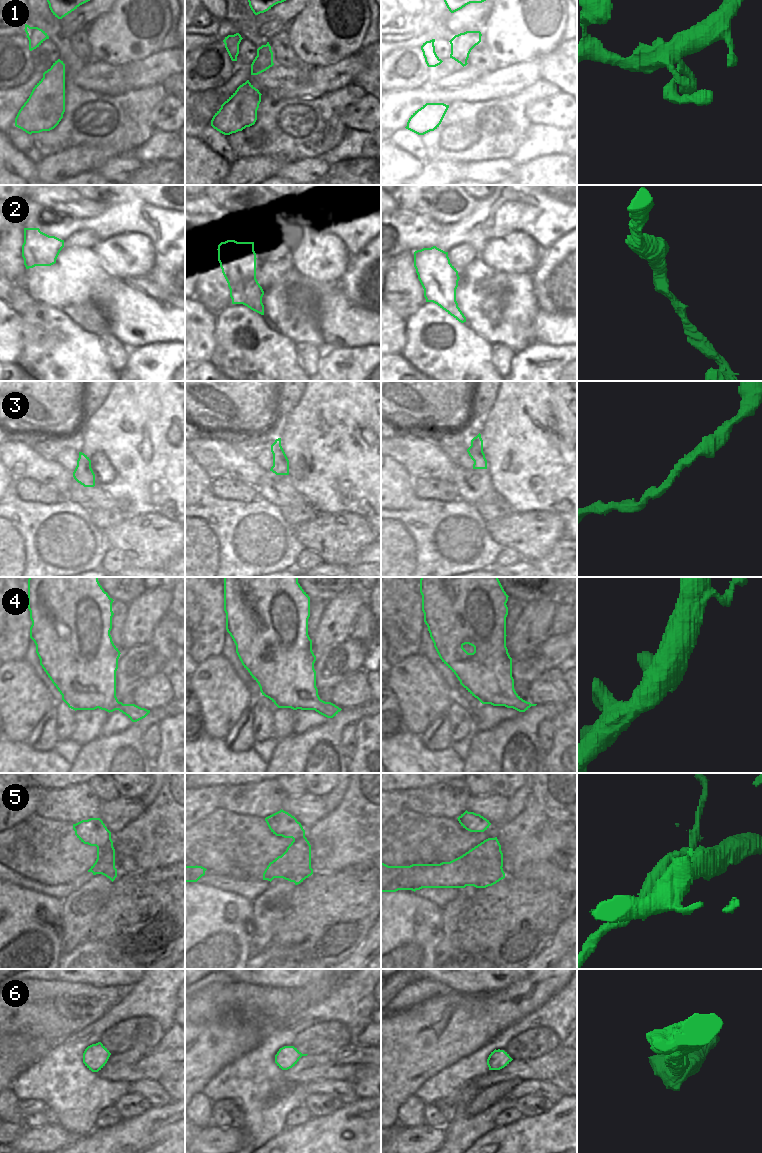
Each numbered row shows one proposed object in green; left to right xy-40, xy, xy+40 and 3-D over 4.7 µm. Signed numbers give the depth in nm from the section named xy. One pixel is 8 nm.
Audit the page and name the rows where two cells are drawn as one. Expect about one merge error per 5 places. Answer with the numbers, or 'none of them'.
5

